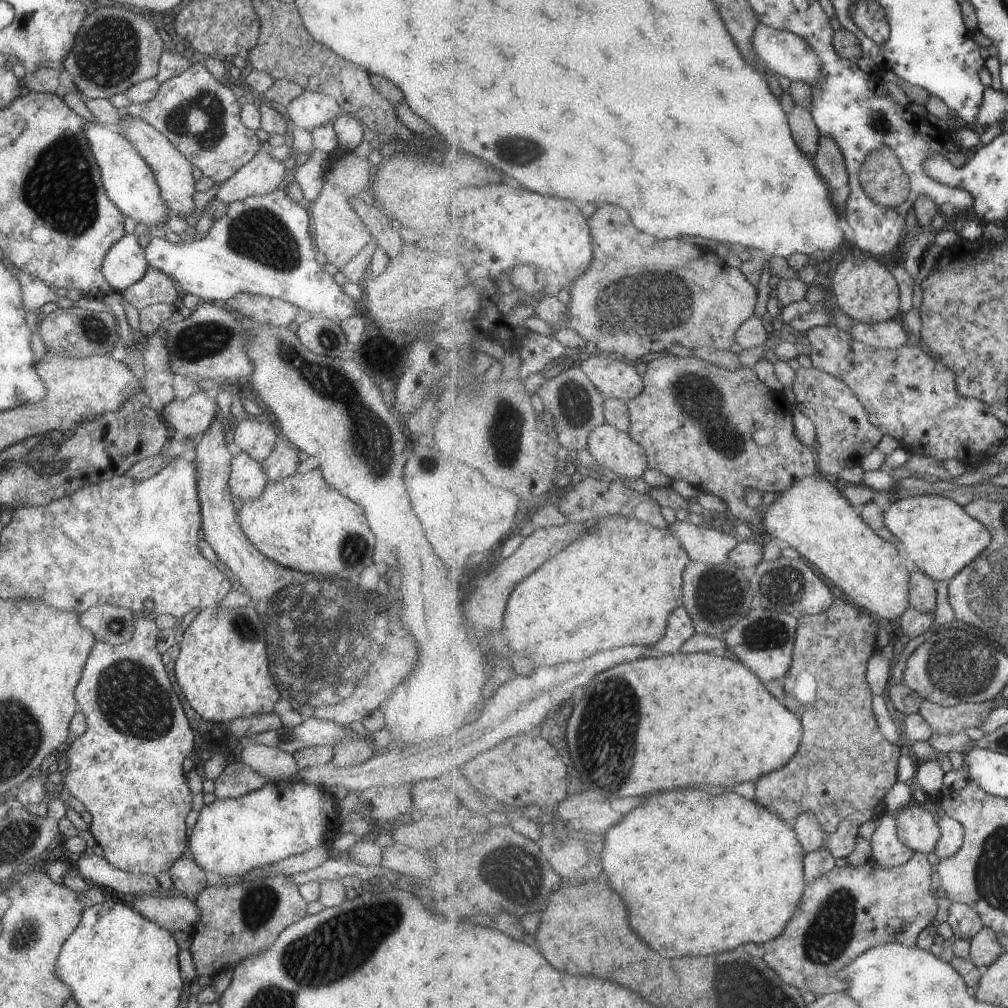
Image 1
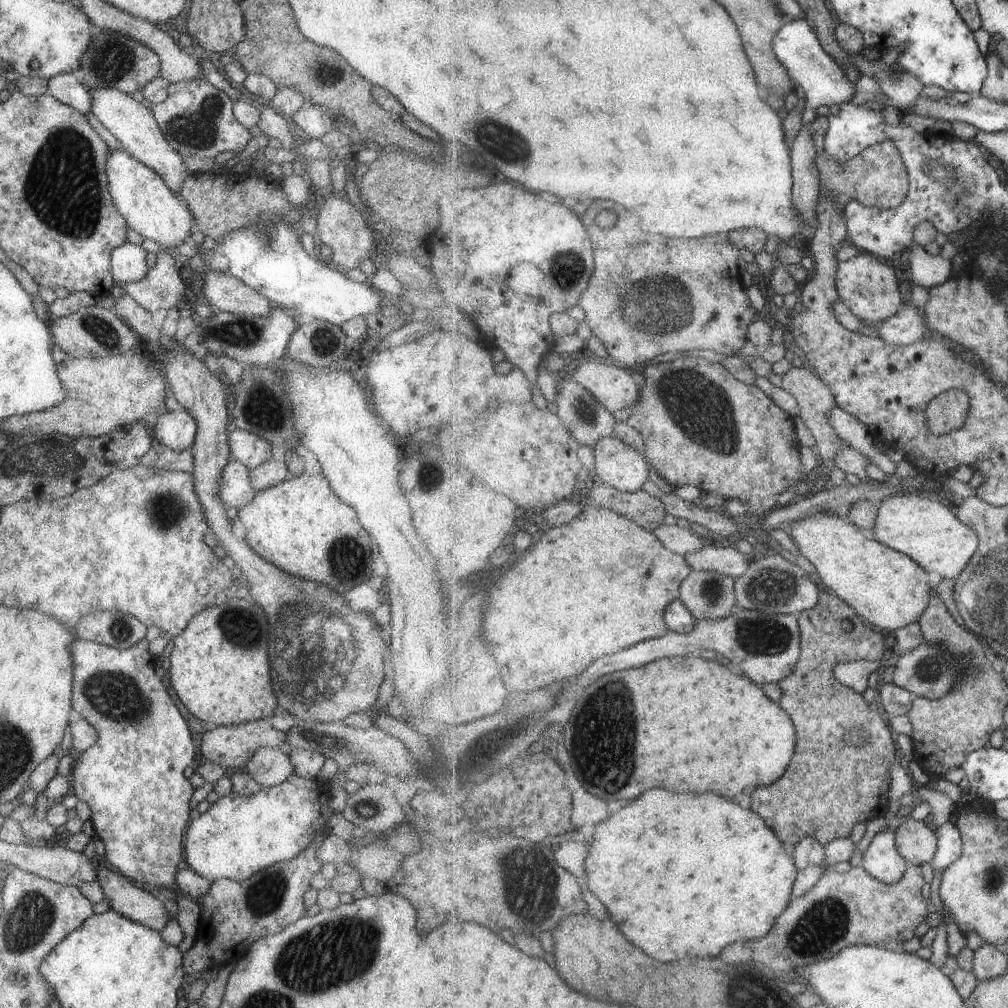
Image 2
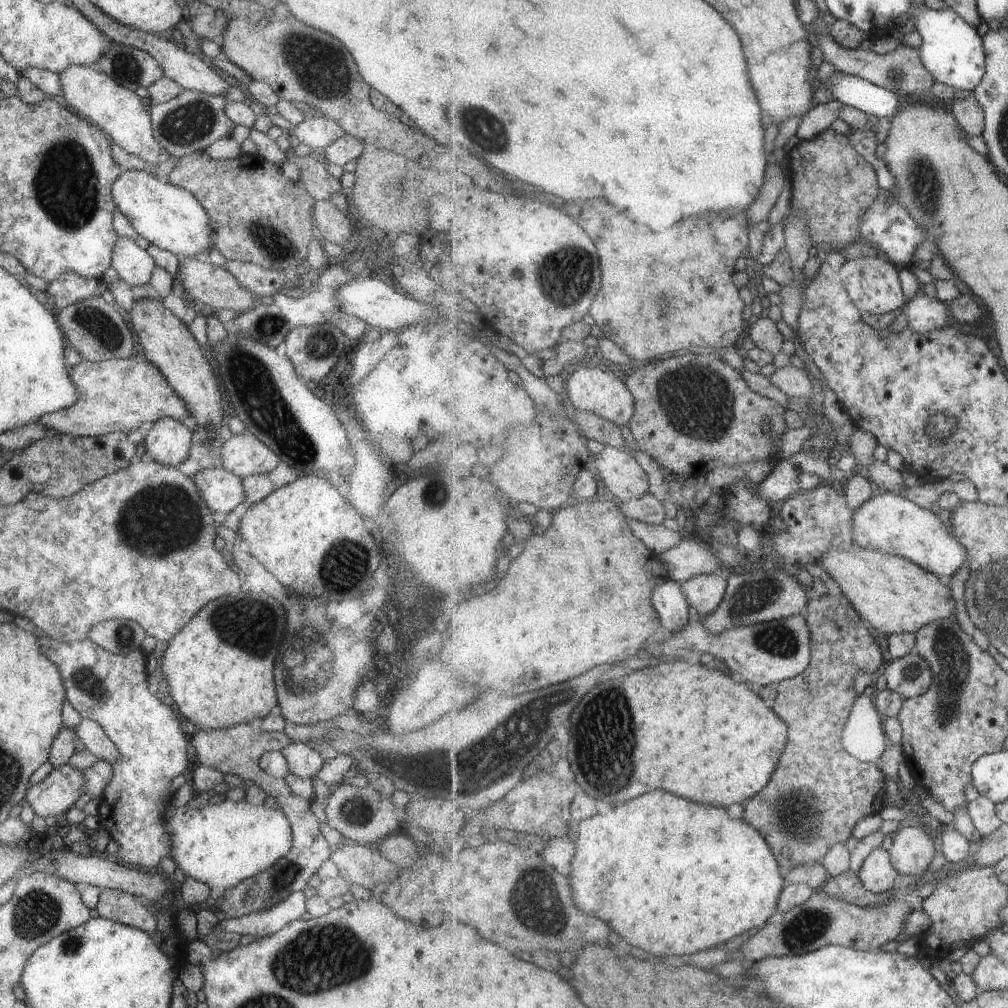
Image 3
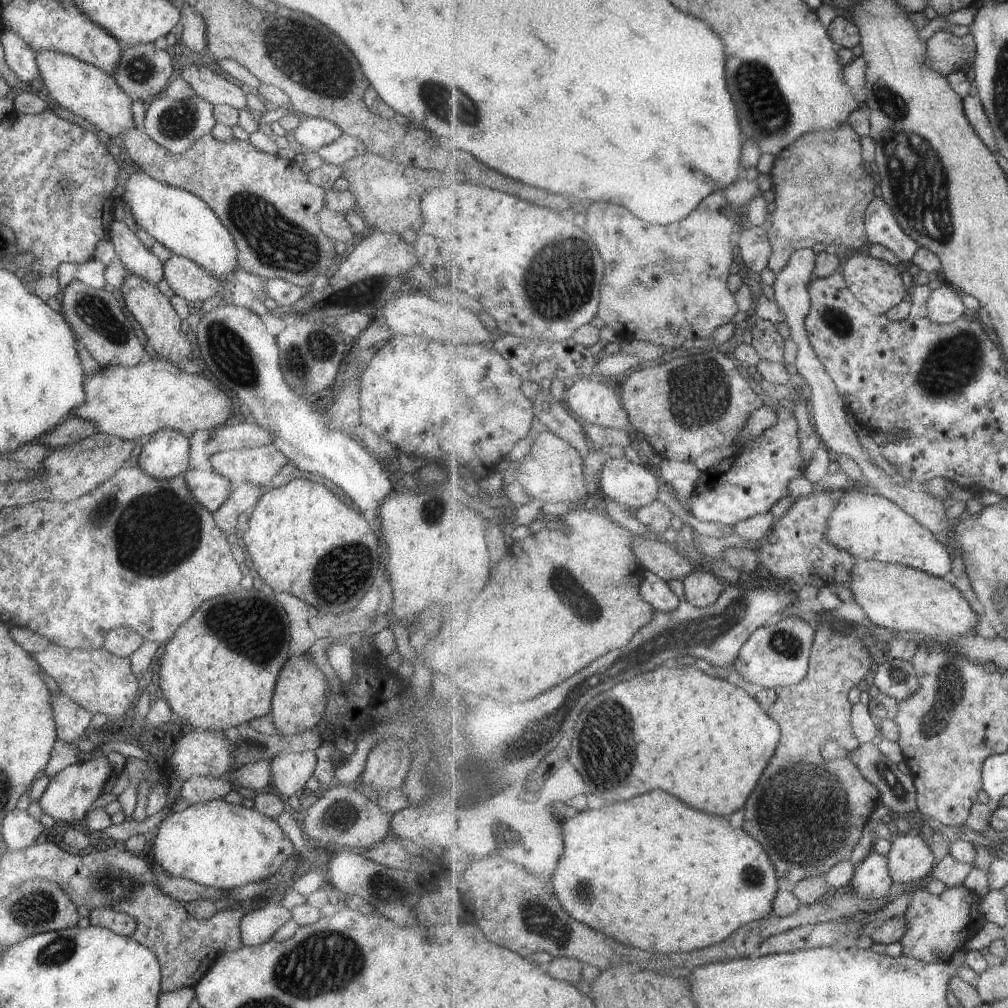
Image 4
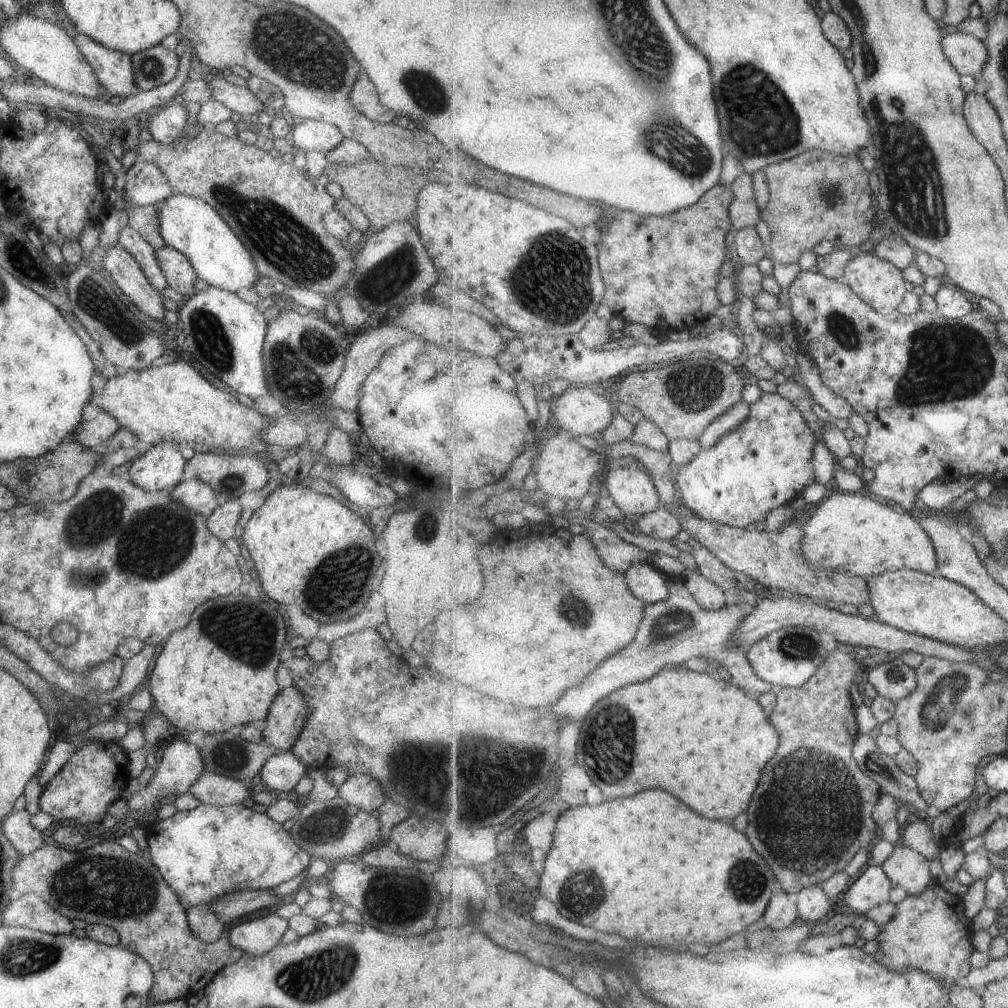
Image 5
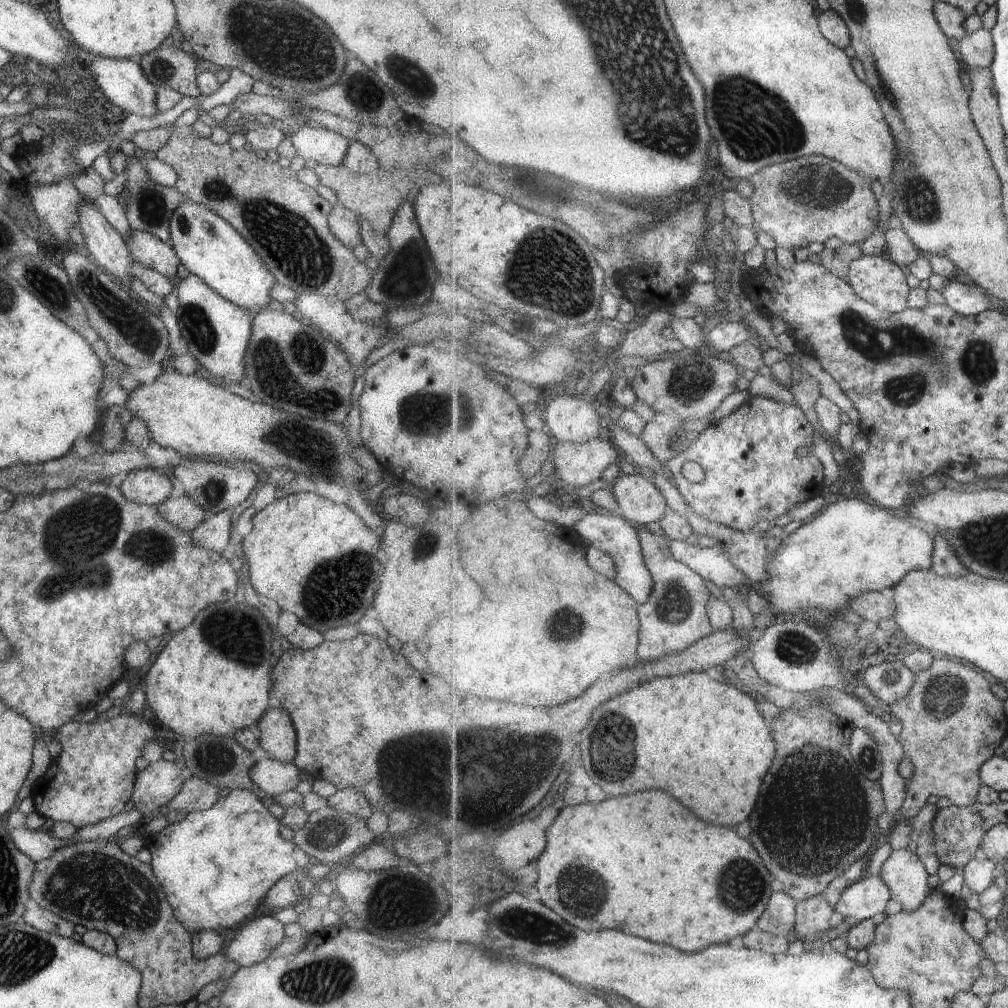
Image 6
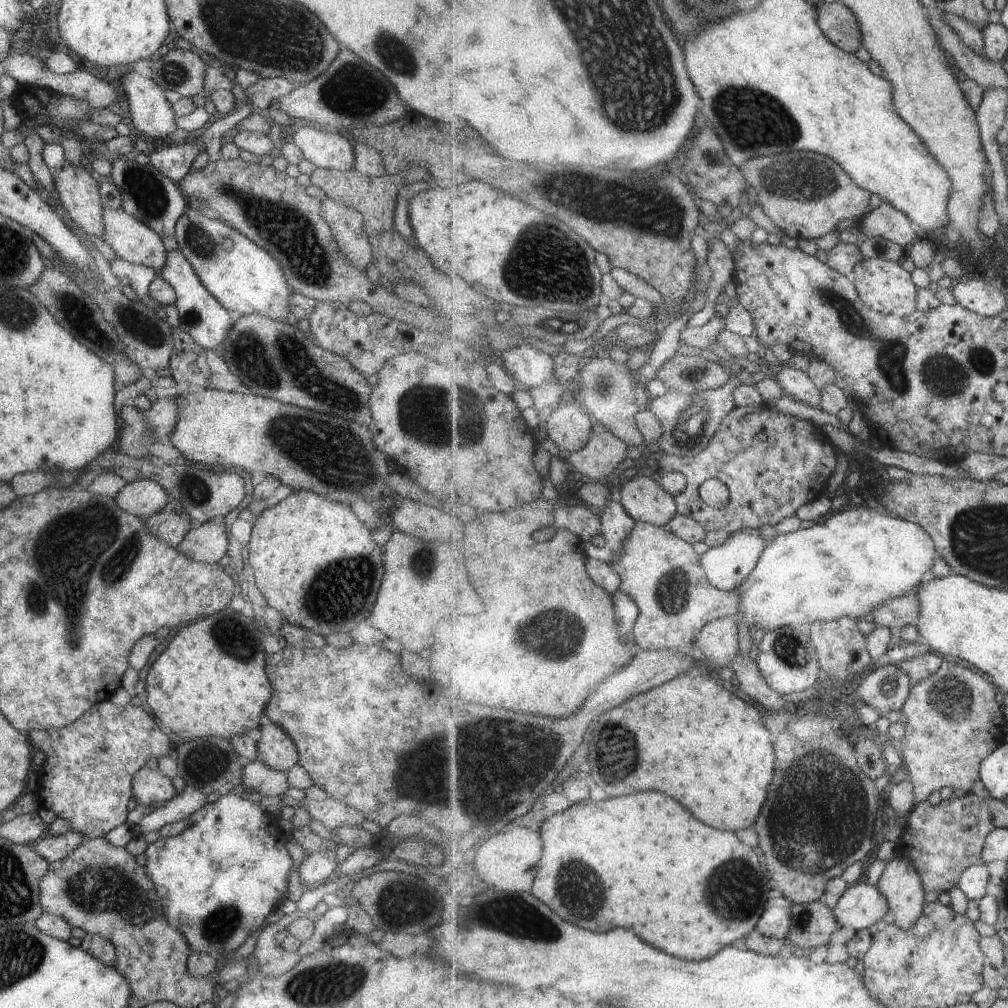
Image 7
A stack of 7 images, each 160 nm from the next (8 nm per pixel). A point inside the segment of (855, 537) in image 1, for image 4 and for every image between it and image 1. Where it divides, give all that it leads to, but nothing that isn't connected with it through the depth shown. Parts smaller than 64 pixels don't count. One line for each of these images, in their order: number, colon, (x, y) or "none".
2: (889, 589)
3: (895, 595)
4: (898, 597)

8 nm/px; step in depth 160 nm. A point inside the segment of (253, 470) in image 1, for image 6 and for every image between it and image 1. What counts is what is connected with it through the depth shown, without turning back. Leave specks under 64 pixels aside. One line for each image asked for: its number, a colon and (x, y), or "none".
2: (235, 489)
3: (221, 490)
4: (210, 489)
5: (193, 494)
6: (181, 512)

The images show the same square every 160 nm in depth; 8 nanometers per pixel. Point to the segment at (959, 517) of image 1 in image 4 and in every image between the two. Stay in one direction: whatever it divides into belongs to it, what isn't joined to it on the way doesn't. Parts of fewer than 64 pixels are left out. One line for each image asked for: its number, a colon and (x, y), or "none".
2: (930, 532)
3: (889, 523)
4: (869, 526)

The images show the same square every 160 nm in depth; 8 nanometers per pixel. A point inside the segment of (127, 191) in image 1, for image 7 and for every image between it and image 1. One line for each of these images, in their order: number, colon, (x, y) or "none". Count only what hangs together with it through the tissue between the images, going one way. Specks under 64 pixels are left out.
2: (148, 206)
3: (168, 216)
4: (180, 221)
5: (188, 225)
6: (208, 247)
7: (240, 275)

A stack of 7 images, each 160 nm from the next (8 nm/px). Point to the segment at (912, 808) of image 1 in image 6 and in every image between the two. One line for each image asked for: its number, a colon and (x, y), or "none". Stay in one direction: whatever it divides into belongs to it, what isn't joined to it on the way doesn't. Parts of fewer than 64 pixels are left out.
2: (918, 844)
3: (913, 849)
4: (911, 861)
5: (908, 869)
6: (904, 872)

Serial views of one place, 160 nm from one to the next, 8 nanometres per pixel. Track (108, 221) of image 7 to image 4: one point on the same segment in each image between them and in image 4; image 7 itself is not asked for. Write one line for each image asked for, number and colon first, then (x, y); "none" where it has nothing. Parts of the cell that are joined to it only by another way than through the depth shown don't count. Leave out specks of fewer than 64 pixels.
4: (189, 281)
5: (179, 274)
6: (147, 250)

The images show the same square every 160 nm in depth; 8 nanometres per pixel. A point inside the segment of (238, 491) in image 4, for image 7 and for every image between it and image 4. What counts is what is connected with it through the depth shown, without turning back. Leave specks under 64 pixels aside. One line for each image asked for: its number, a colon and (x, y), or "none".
5: (221, 521)
6: (213, 534)
7: (206, 544)

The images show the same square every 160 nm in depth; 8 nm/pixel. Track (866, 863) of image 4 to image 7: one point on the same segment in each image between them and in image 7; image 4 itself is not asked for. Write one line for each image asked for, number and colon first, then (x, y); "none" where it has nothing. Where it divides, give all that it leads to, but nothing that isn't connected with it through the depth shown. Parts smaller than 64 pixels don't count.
5: (872, 888)
6: (866, 898)
7: (863, 905)

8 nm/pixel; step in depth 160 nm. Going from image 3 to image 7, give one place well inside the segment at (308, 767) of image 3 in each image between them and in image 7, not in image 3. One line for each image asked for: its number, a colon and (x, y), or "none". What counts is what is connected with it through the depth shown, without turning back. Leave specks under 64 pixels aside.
4: (289, 771)
5: (280, 772)
6: (272, 776)
7: (258, 779)

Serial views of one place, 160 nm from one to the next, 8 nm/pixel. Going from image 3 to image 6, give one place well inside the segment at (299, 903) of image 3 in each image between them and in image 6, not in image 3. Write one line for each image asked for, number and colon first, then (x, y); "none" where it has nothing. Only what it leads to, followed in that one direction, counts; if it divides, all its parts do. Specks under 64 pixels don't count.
4: (257, 926)
5: (257, 936)
6: (253, 940)

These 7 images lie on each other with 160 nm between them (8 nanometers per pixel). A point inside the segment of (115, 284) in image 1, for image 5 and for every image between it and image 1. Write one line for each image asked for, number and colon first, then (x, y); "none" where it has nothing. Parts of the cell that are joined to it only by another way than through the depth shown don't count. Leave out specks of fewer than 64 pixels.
2: (127, 261)
3: (133, 264)
4: (137, 259)
5: (128, 238)

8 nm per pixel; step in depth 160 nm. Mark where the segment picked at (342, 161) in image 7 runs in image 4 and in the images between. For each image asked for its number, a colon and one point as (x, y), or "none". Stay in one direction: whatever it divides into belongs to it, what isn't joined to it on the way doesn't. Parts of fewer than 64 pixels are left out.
4: (311, 133)
5: (307, 135)
6: (311, 142)

